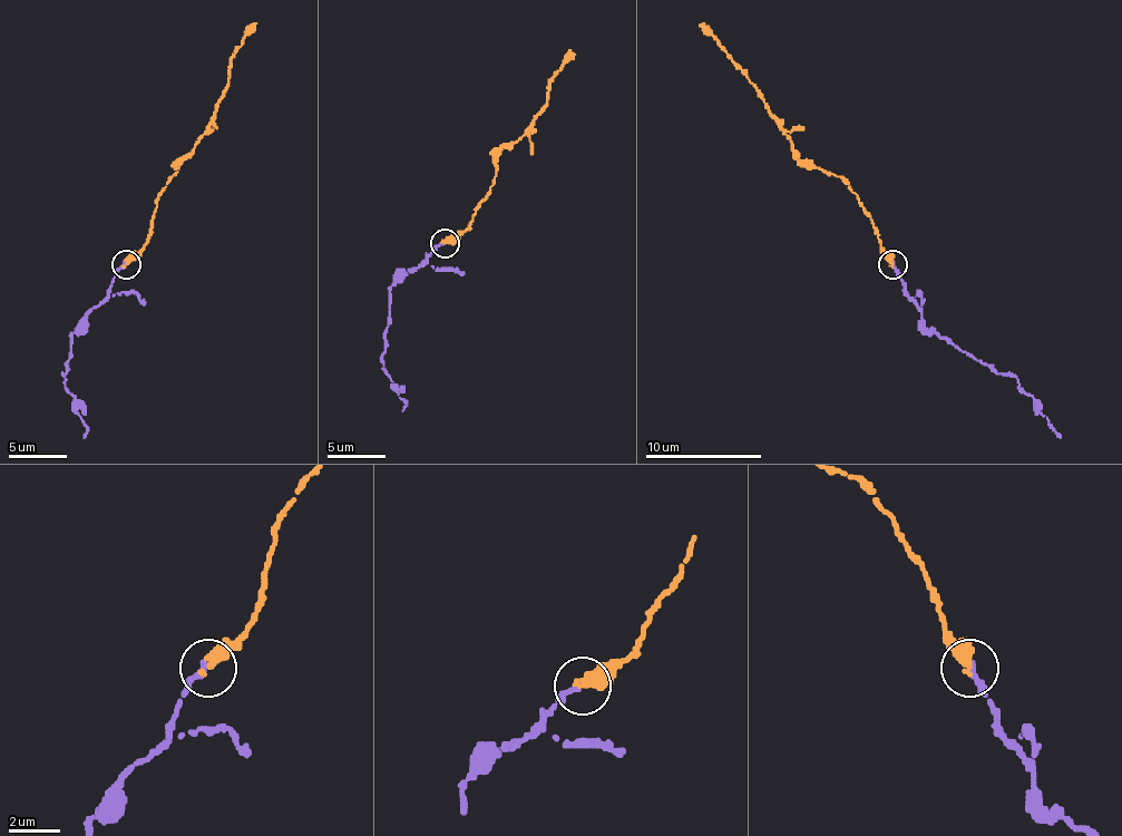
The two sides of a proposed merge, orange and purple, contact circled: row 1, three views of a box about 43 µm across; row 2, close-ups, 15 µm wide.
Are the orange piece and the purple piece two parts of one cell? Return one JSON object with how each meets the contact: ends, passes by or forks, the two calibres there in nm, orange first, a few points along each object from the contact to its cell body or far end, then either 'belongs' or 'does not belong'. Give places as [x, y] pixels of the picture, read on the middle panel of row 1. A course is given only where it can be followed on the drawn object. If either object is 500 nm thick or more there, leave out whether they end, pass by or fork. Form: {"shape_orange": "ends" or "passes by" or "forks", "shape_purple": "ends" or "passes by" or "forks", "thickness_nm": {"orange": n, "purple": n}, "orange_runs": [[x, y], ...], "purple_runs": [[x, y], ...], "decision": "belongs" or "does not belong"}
{"shape_orange": "ends", "shape_purple": "ends", "thickness_nm": {"orange": 440, "purple": 260}, "orange_runs": [[444, 242], [467, 227], [490, 190], [497, 157], [532, 125], [546, 101], [549, 81], [573, 52]], "purple_runs": [[444, 245], [406, 271], [389, 292], [382, 370], [391, 388], [406, 402], [403, 411]], "decision": "belongs"}

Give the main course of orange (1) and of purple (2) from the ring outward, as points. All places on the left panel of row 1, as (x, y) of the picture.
1: (125, 264), (148, 235), (157, 197), (213, 116), (227, 84), (231, 57), (254, 22)
2: (125, 264), (87, 314), (87, 323), (70, 338), (64, 387), (87, 428), (85, 437)

